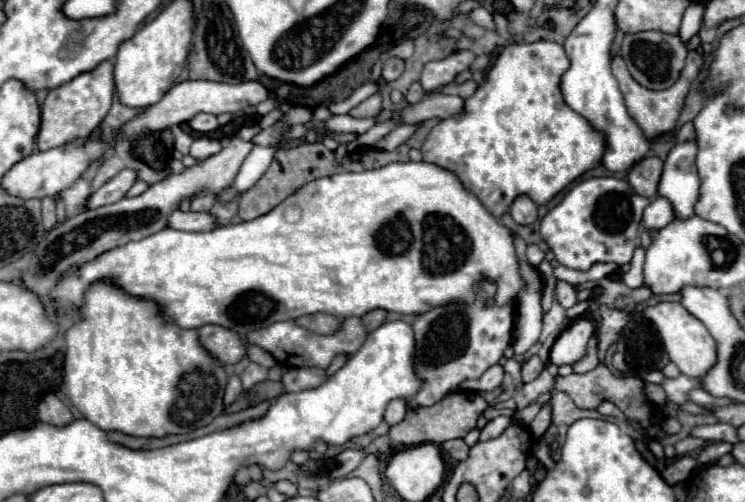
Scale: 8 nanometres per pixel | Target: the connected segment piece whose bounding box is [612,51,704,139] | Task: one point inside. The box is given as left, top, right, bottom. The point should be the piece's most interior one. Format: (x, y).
(656, 112)

